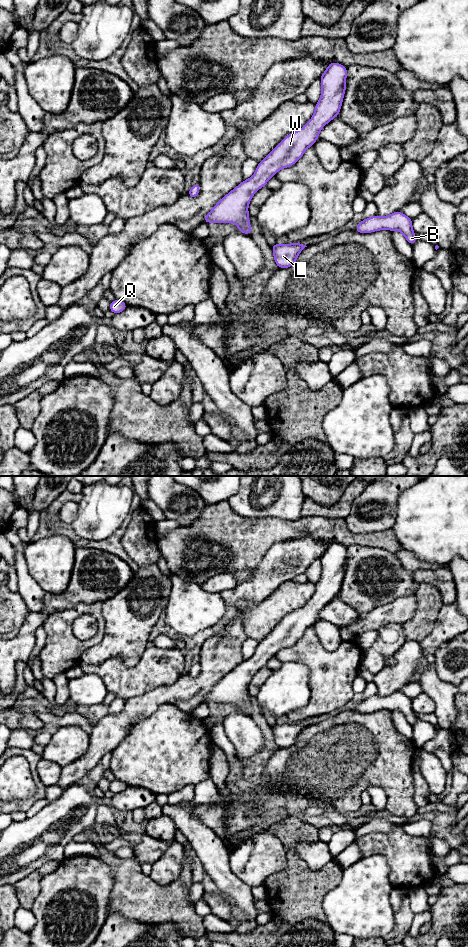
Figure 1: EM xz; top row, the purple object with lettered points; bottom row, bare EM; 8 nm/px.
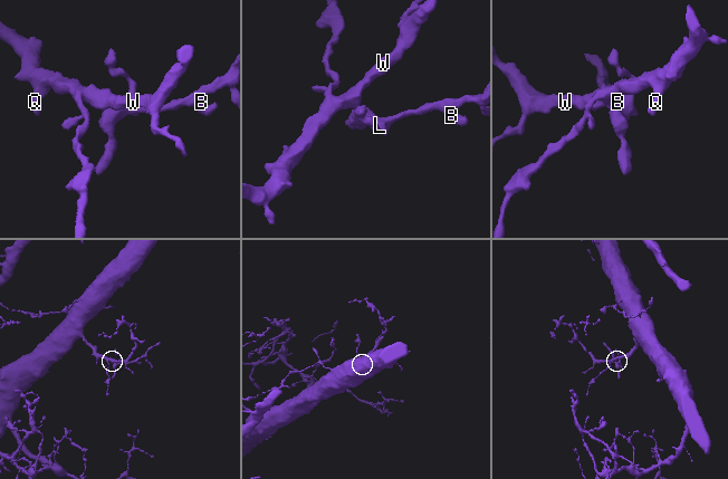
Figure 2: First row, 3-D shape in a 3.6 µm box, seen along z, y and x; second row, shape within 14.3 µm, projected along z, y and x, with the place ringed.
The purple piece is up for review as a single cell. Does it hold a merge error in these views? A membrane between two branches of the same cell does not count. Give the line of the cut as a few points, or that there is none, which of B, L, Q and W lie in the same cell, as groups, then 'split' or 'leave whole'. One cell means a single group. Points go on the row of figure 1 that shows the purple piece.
no cut; B L Q W; leave whole

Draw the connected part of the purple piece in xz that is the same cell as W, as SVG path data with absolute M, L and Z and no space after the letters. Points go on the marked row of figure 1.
M332 62L328 65L325 72L320 77L321 81L321 97L315 104L315 112L308 123L301 129L287 135L262 161L258 163L255 173L252 177L242 181L237 187L226 194L219 200L212 210L204 217L205 223L233 223L238 226L238 231L251 236L252 229L249 222L248 205L255 192L265 187L268 180L275 174L287 167L294 165L304 152L318 140L318 135L322 128L338 117L345 90L346 90L347 67L337 62Z

